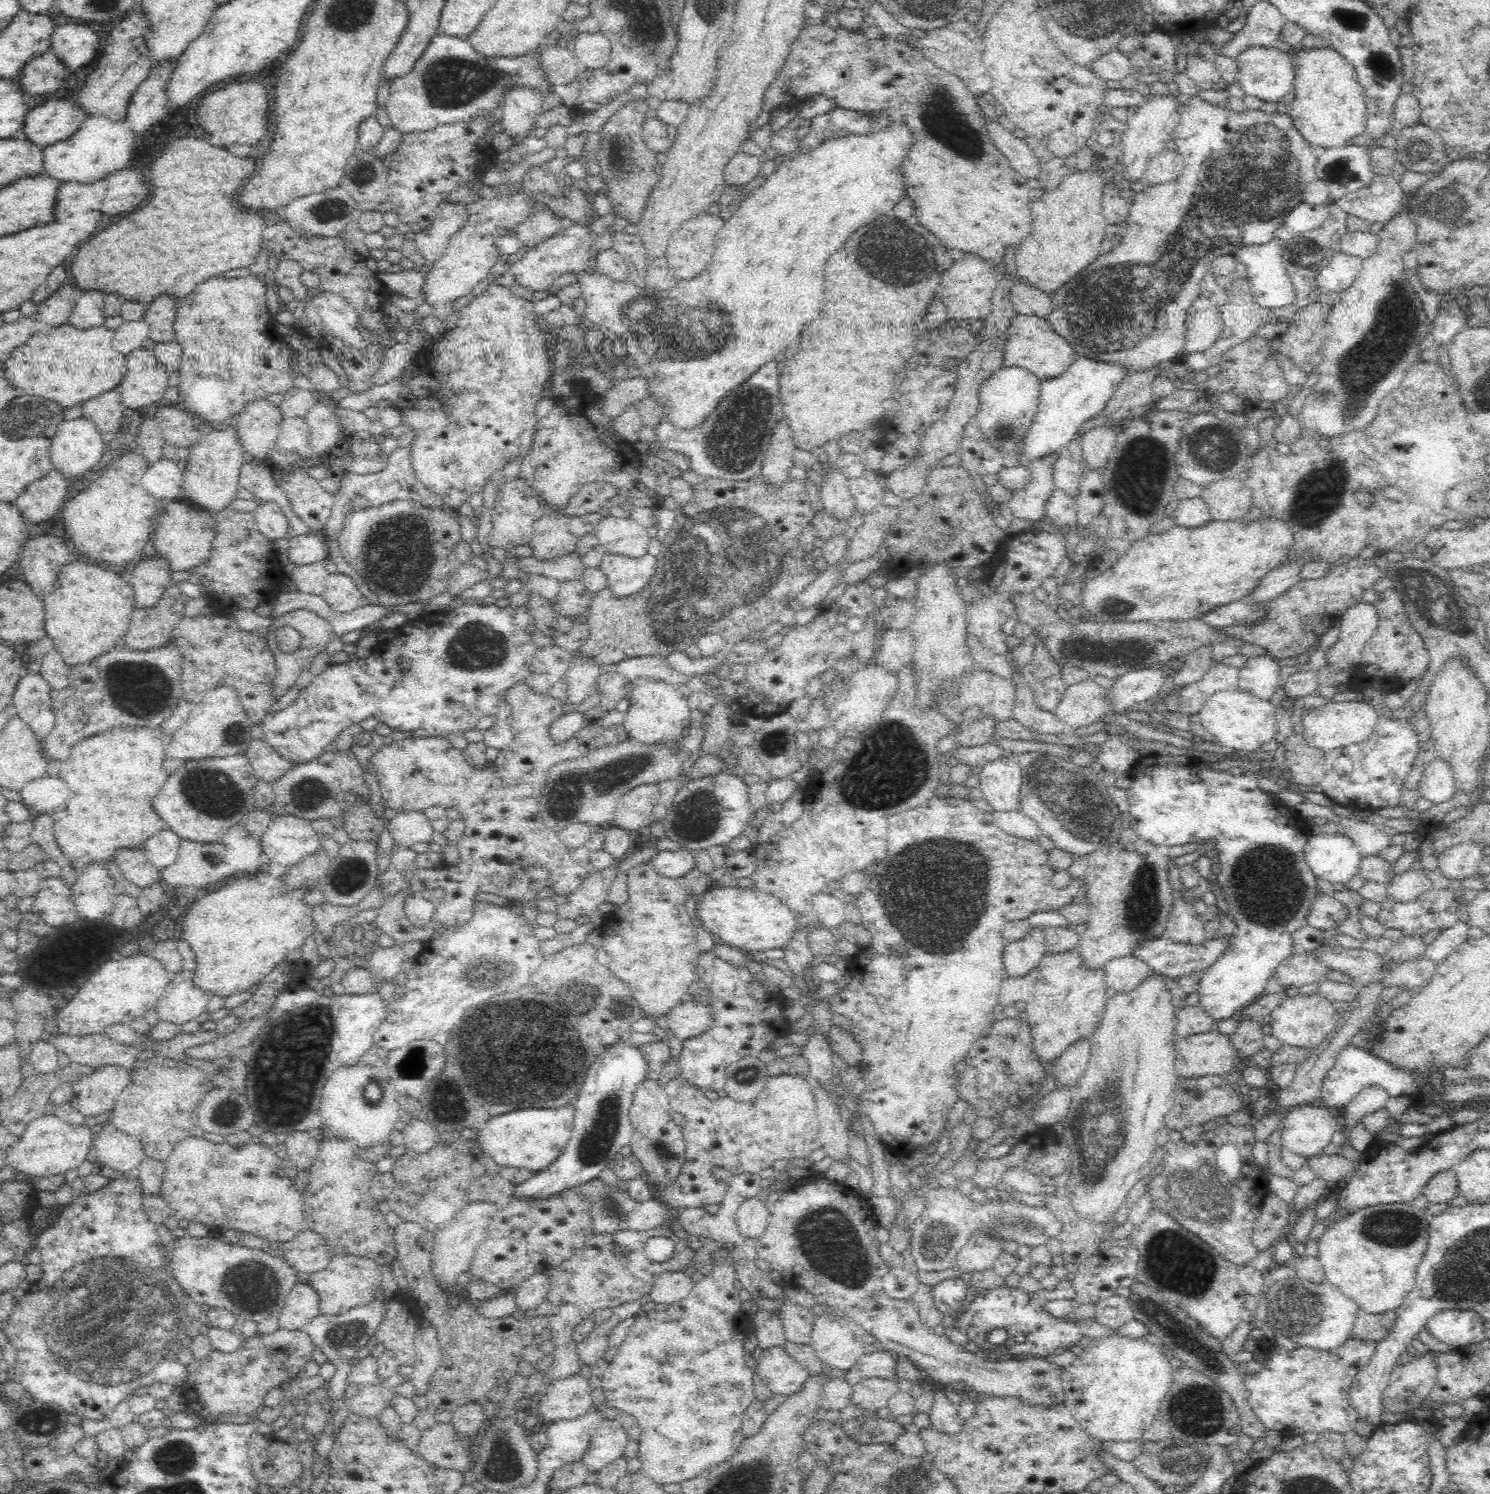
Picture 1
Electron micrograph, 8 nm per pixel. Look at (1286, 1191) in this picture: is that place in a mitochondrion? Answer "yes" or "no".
no

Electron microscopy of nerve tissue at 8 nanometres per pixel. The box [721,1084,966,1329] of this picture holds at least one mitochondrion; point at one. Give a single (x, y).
(829, 1239)

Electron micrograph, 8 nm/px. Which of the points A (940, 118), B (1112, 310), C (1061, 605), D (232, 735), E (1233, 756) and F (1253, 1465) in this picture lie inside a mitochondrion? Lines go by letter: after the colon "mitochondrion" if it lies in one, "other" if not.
A: mitochondrion
B: mitochondrion
C: other
D: mitochondrion
E: other
F: other

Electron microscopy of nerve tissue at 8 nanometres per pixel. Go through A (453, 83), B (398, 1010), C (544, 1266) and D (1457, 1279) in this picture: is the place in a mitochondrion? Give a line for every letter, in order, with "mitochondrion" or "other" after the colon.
A: mitochondrion
B: other
C: other
D: mitochondrion

